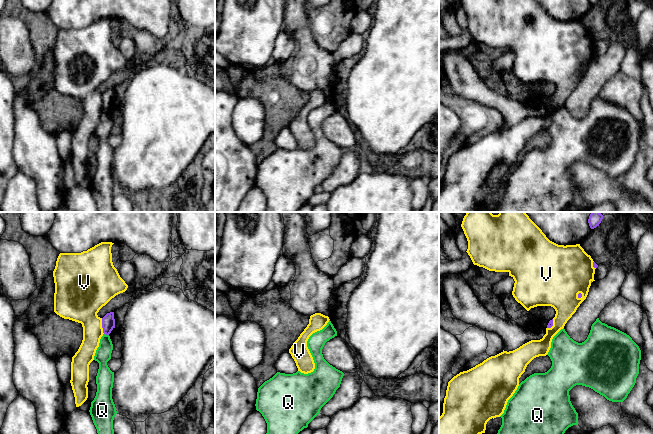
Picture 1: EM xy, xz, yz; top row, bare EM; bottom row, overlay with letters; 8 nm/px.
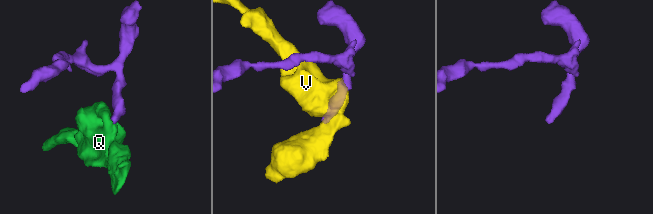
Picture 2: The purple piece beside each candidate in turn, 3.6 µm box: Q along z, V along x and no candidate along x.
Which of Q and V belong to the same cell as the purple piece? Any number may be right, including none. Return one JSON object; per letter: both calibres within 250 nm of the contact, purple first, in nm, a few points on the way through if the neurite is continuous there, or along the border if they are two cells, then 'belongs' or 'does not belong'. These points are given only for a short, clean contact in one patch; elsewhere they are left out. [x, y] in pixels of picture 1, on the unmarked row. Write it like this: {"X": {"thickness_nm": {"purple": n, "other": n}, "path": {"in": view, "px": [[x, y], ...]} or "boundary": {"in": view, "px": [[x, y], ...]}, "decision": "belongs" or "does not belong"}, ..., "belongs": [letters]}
{"Q": {"thickness_nm": {"purple": 110, "other": 130}, "boundary": {"in": "xy", "px": [[104, 109], [108, 111]]}, "decision": "does not belong"}, "V": {"thickness_nm": {"purple": 110, "other": 300}, "decision": "does not belong"}, "belongs": []}

